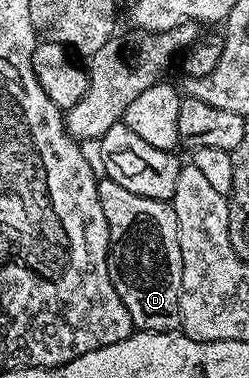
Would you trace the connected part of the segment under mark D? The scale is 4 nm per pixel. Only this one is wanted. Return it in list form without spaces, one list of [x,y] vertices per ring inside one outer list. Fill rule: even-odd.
[[[101,176],[96,182],[102,215],[108,224],[108,270],[114,291],[126,303],[137,330],[171,333],[181,328],[180,293],[183,291],[182,247],[179,246],[178,215],[171,204],[126,191],[114,179]]]

